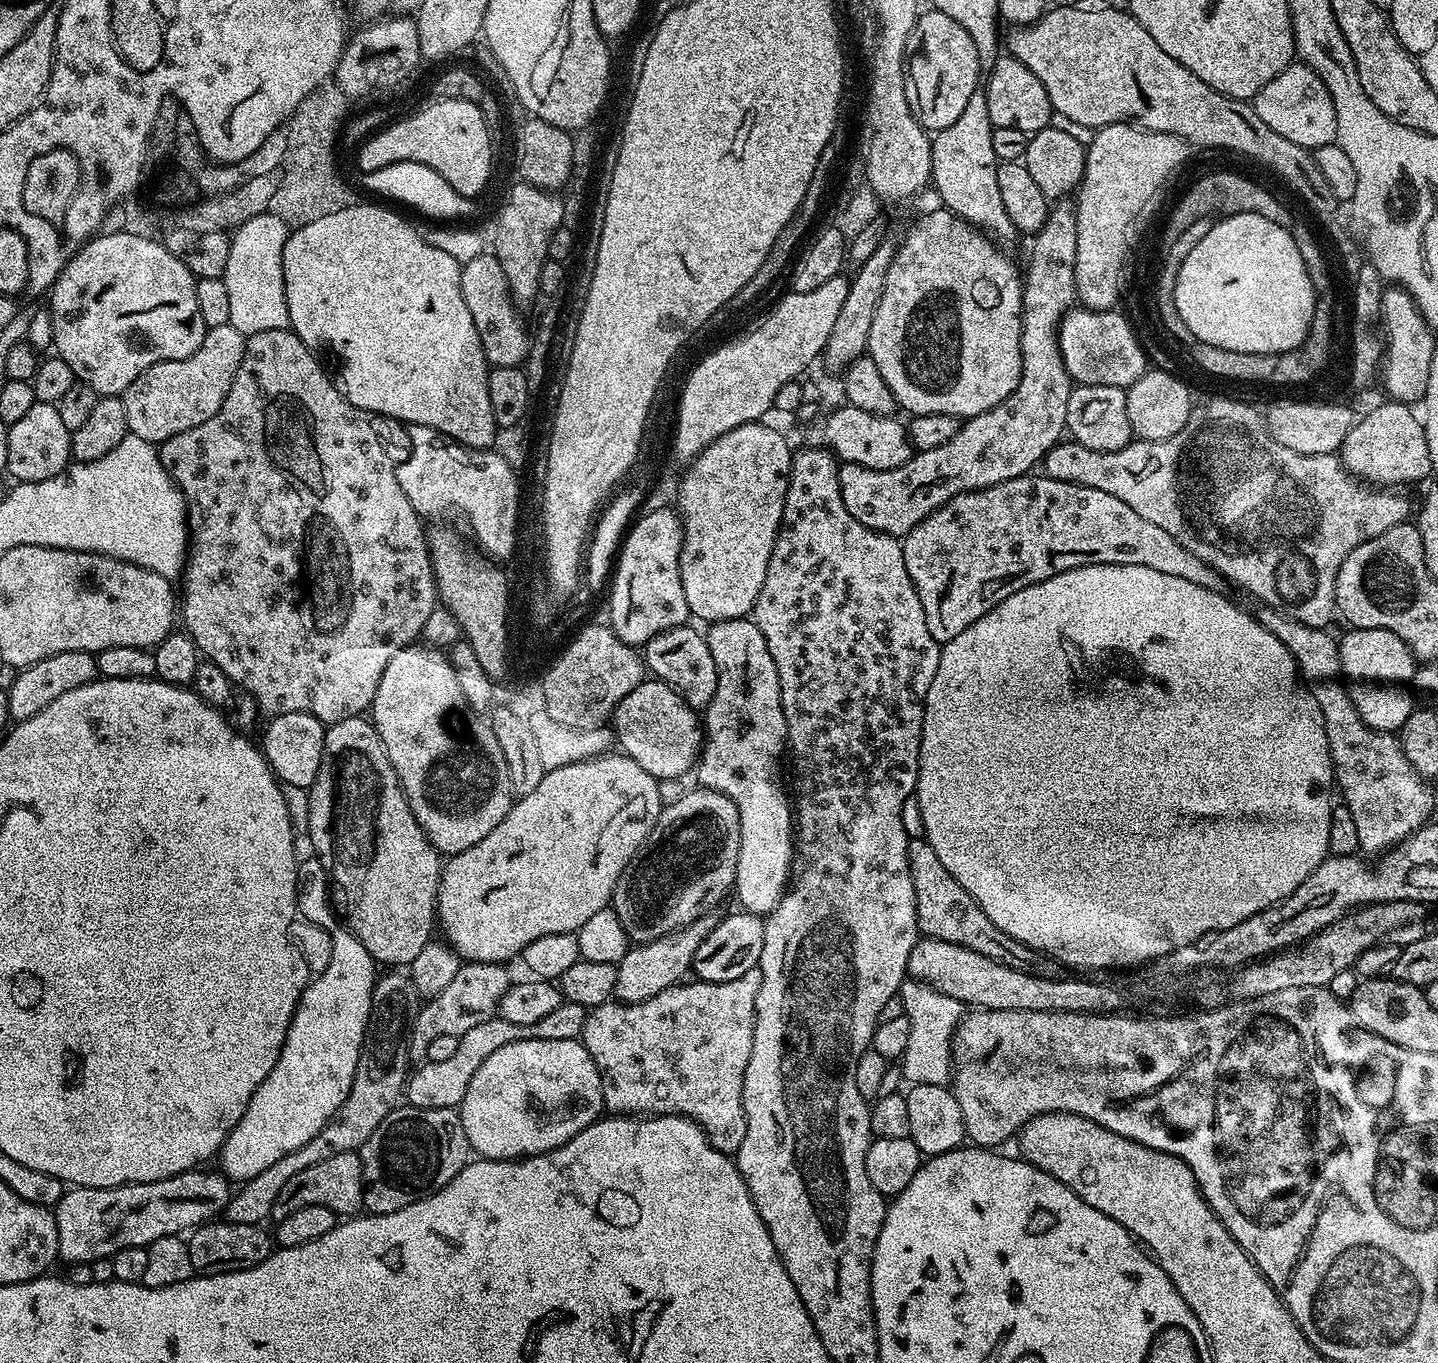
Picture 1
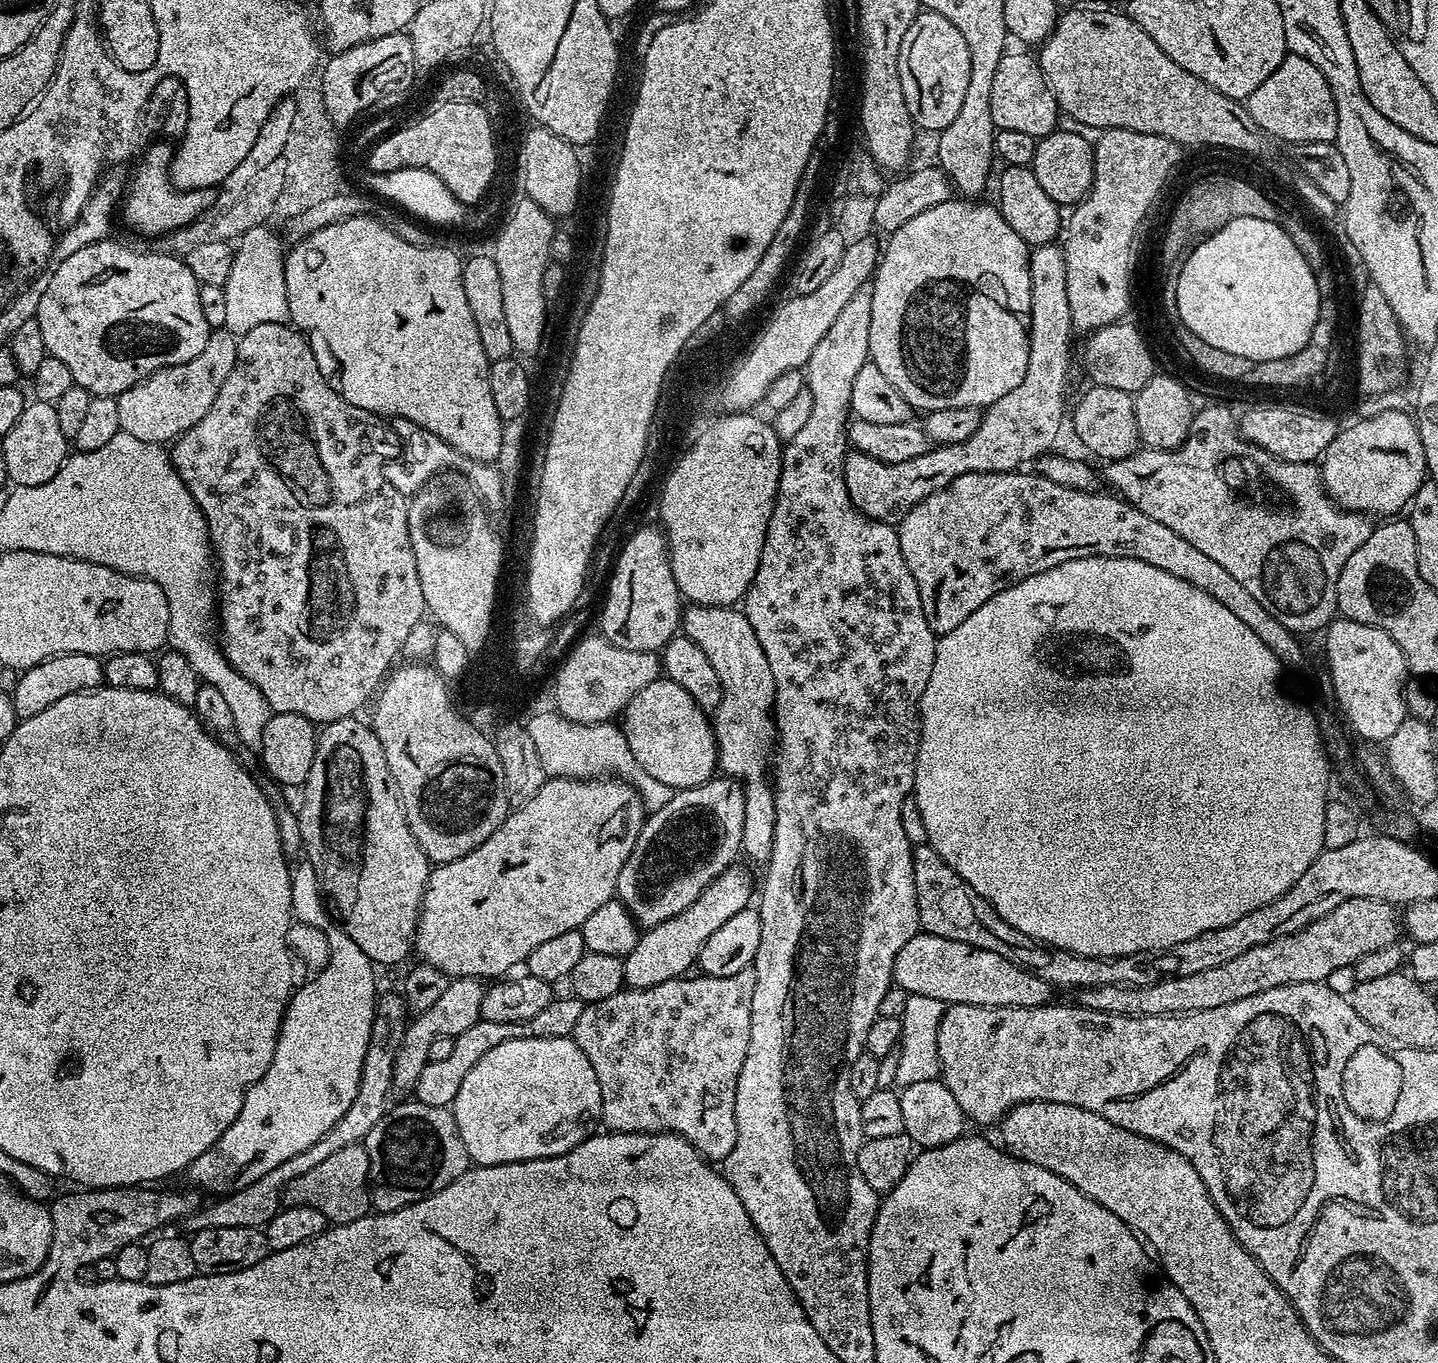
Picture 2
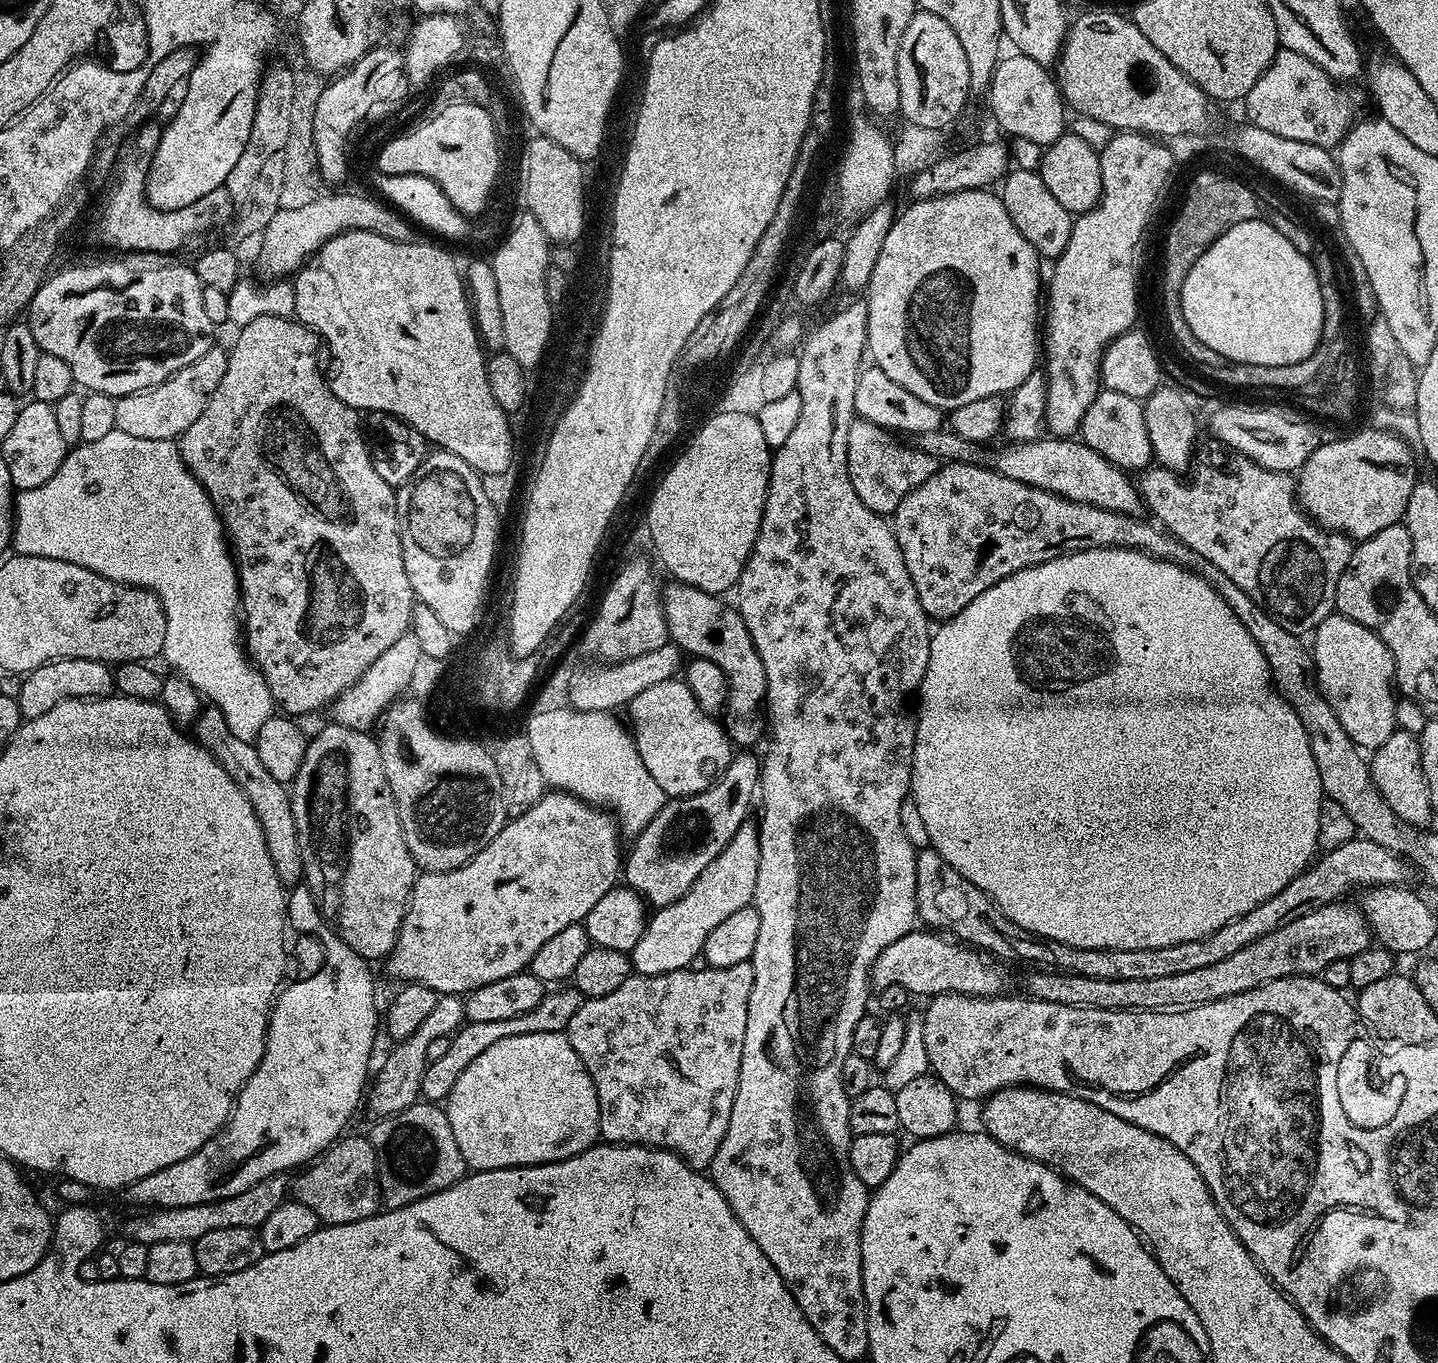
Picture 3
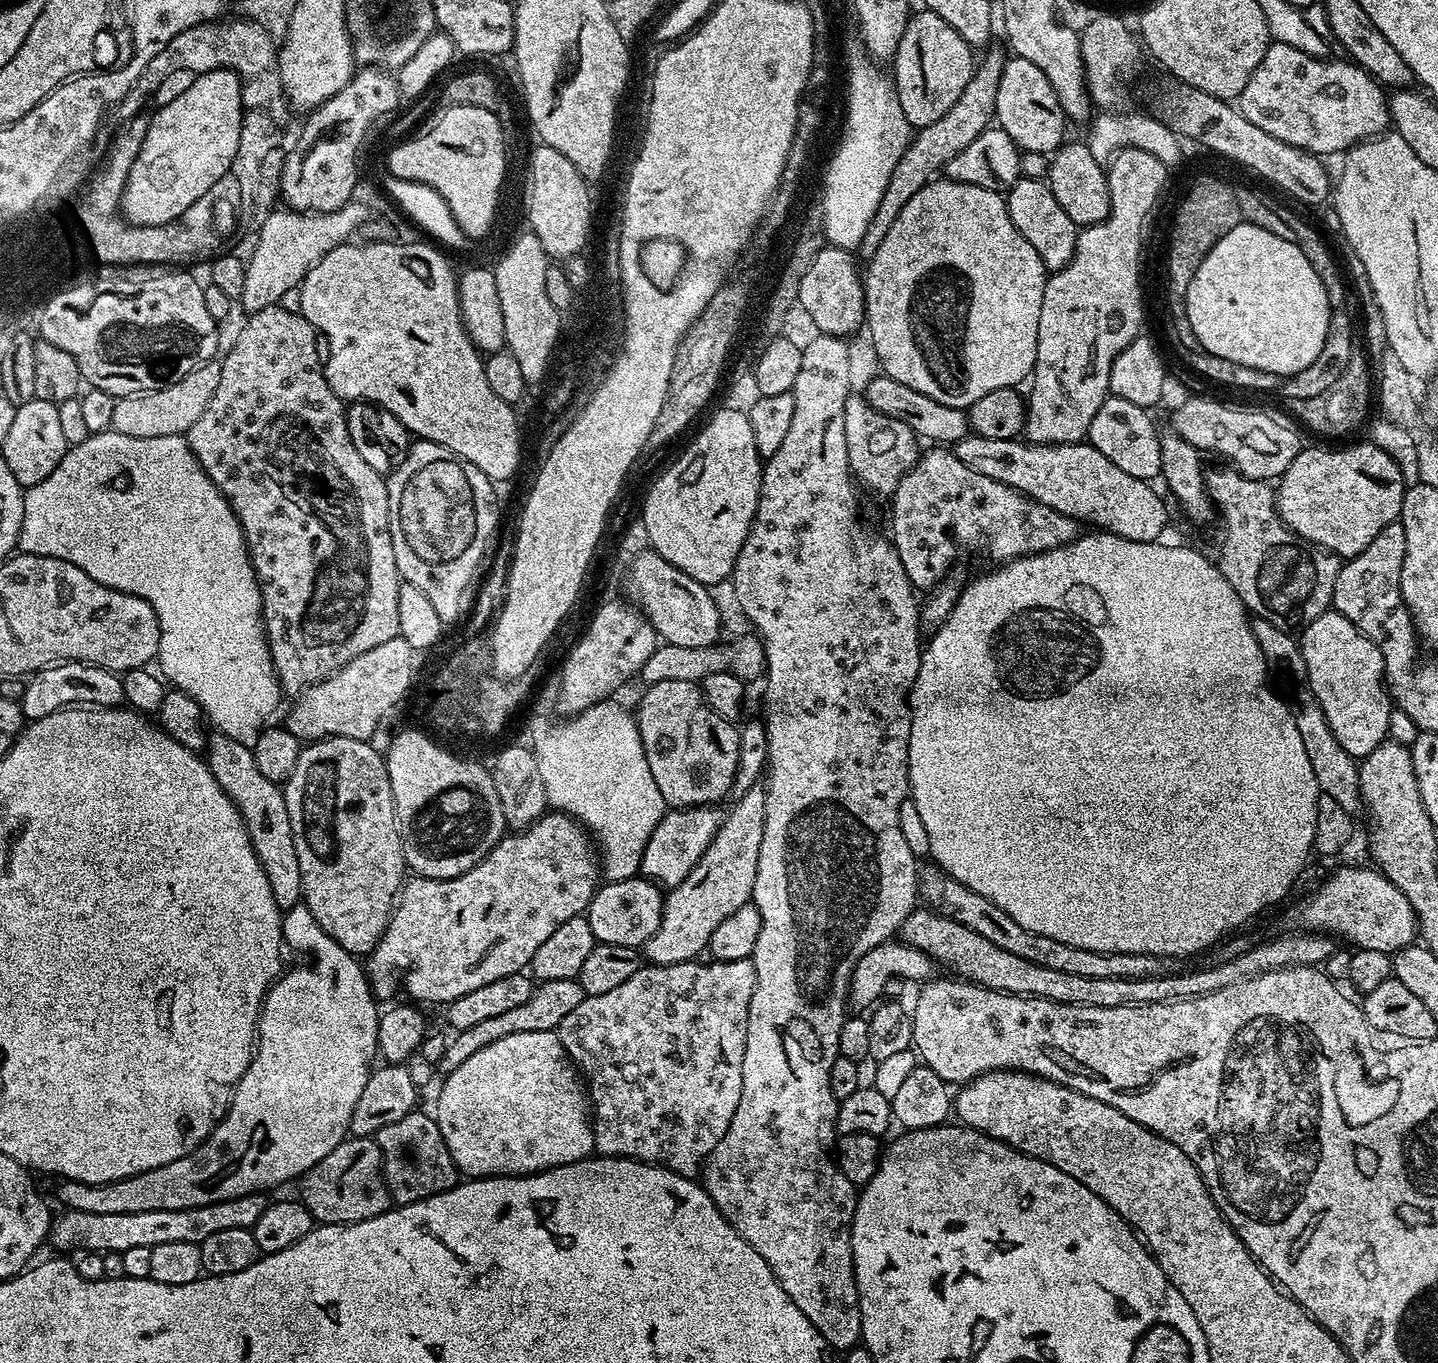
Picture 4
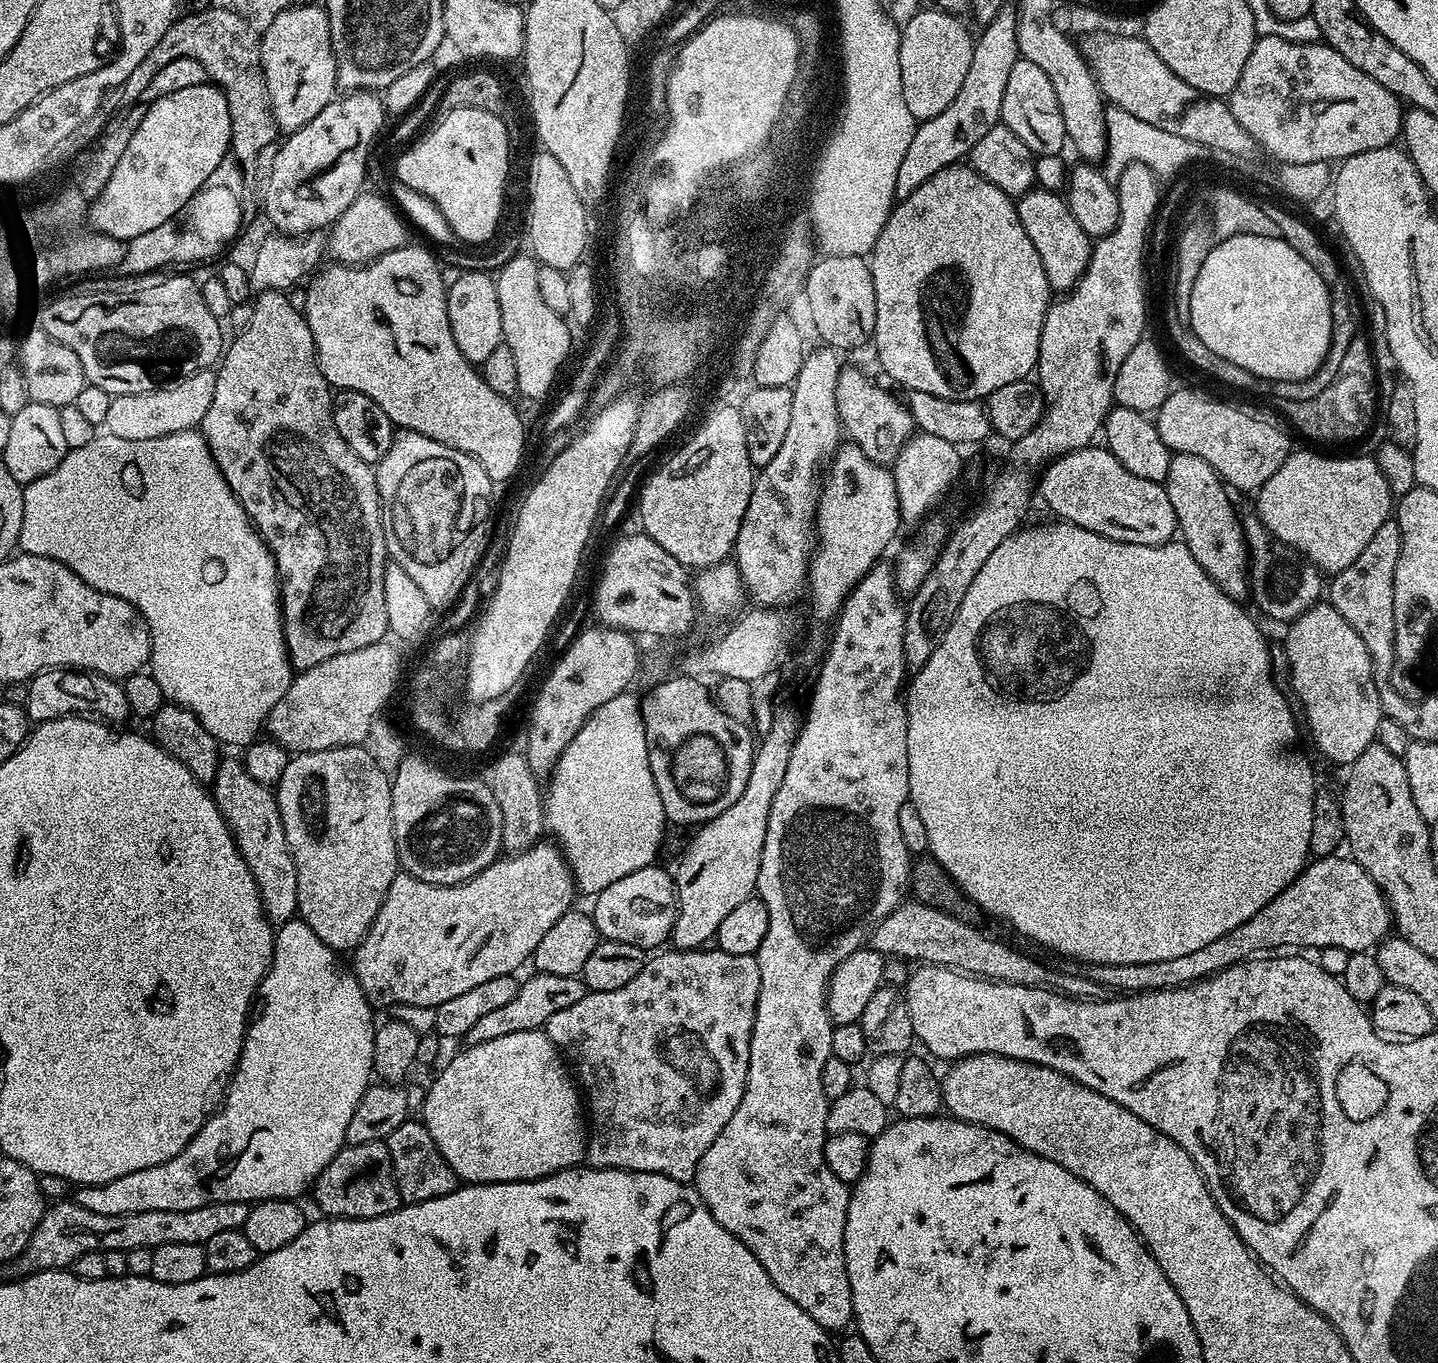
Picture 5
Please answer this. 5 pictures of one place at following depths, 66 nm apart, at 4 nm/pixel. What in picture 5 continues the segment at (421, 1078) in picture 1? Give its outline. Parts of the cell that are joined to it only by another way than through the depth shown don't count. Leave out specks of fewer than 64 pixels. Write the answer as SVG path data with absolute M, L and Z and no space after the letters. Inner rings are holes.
M533 971L529 980L520 980L520 989L506 1006L498 1006L498 1010L490 1010L472 1029L466 1040L469 1045L490 1042L494 1038L502 1038L502 1034L511 1032L534 1032L543 1029L548 1023L550 1014L558 1014L558 1010L566 1010L566 1006L574 1006L574 1002L582 1002L586 994L583 979L580 976L566 974L546 974Z

